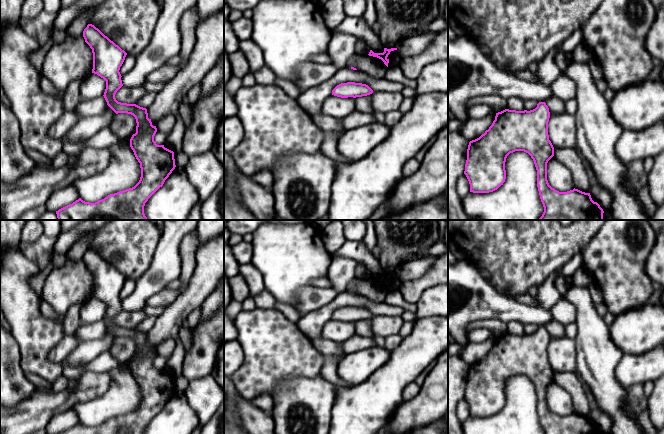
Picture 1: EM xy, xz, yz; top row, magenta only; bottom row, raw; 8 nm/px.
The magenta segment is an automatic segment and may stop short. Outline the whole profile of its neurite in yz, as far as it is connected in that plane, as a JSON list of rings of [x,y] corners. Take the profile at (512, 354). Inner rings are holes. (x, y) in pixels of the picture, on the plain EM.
[[[539,326],[537,331],[530,335],[505,333],[496,337],[495,344],[489,353],[479,362],[470,365],[468,369],[464,398],[469,405],[470,416],[489,417],[497,414],[506,403],[505,386],[507,380],[515,375],[524,375],[534,385],[537,394],[537,411],[544,434],[603,434],[597,426],[592,424],[590,417],[585,417],[575,412],[567,416],[559,416],[549,409],[547,404],[547,387],[554,380],[554,371],[548,359],[549,342],[550,336],[545,326]]]

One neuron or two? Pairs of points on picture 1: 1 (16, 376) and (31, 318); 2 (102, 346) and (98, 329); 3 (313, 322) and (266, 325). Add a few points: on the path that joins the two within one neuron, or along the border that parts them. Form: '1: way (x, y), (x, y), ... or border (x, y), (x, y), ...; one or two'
1: border (13, 337), (20, 353), (20, 367), (25, 372); two
2: border (107, 329), (103, 337), (83, 341); two
3: border (295, 324), (309, 339); two

